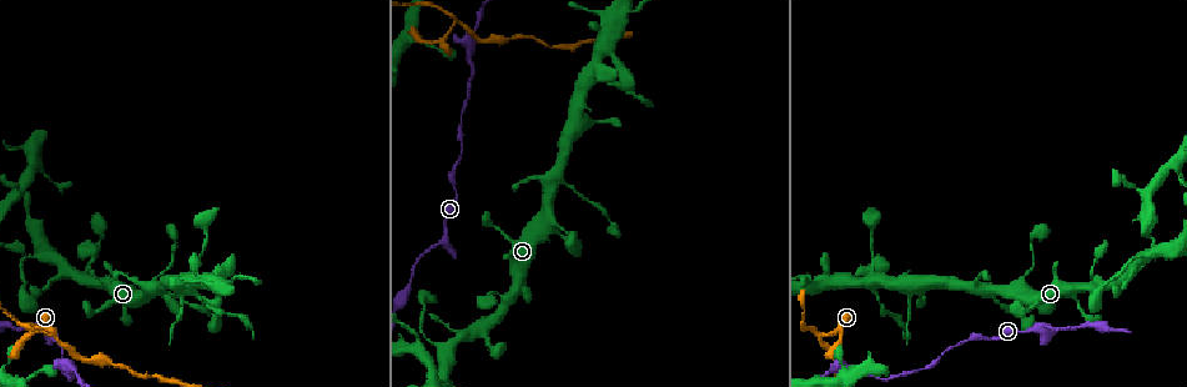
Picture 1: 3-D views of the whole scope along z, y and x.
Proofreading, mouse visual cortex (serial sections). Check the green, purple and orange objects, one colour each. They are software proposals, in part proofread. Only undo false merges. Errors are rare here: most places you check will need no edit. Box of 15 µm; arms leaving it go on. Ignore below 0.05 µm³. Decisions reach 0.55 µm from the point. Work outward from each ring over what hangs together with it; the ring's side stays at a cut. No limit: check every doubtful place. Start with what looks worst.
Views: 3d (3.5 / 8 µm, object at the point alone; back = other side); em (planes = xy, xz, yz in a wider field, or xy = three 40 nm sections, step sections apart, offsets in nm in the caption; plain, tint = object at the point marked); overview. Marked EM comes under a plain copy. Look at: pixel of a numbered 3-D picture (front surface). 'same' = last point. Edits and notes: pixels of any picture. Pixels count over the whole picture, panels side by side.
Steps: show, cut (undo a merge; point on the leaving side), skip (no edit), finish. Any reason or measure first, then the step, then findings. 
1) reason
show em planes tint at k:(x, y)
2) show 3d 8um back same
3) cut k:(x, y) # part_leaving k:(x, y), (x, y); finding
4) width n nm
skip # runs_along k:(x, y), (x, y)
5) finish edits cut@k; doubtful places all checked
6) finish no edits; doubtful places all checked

sharp bend
show 3d 3.5um back at 1:(55, 334)

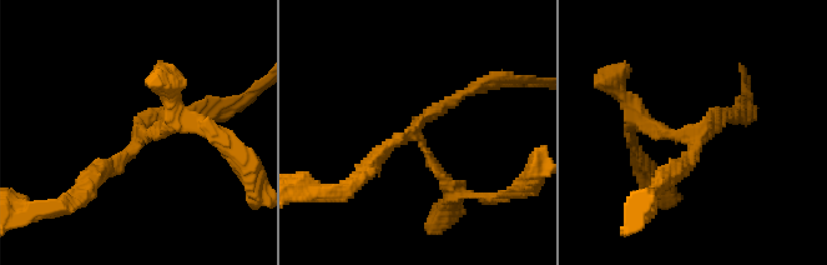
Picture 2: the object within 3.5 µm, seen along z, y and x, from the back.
arms 3; arm_widths 150, 200, 250 nm
show em planes tint at 2:(685, 134)

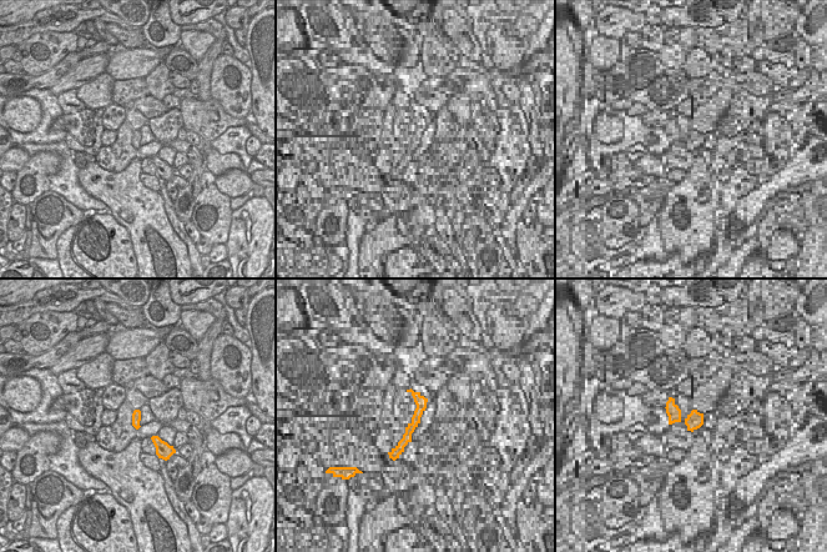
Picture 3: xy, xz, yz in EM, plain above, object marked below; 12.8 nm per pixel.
cut it another way
show em xy step 2 tint same

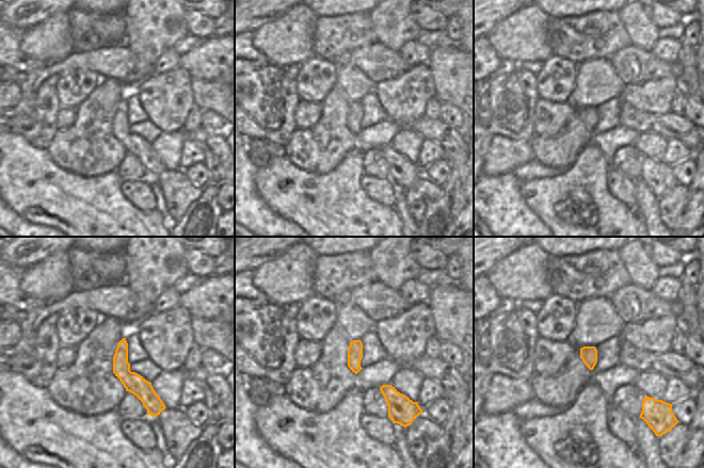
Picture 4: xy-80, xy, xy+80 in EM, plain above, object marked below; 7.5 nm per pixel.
skip # runs_along 2:(172, 101), (172, 118), (87, 183); all the same cell

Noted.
branch point
show em xy step 3 tint at 1:(48, 325)

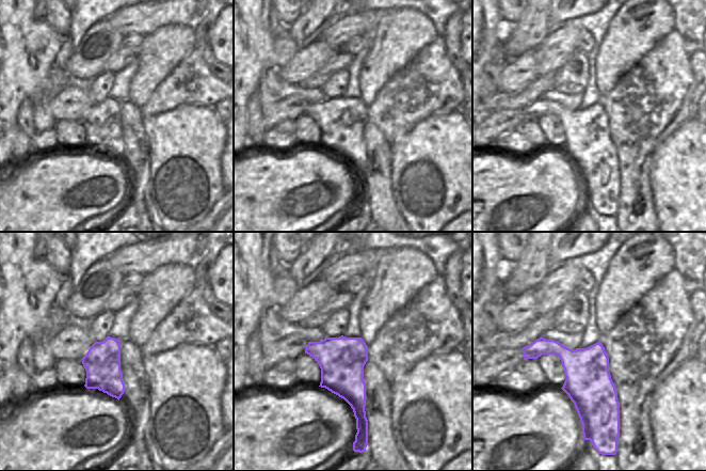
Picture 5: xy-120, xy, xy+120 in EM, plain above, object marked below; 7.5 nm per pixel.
wider look
show 3d 3.5um same

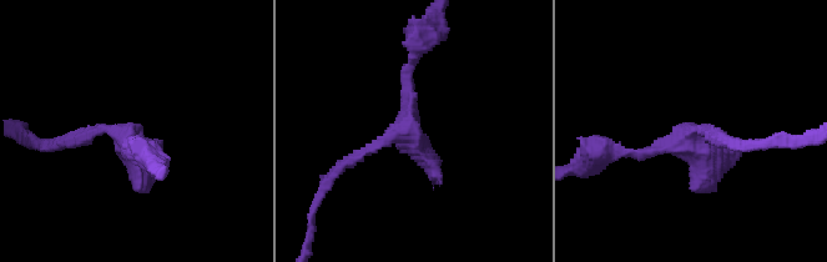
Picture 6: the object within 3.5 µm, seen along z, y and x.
skip # runs_along 6:(418, 45), (407, 125), (341, 167); one cell here

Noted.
a narrow waist
show em xy step 1 tint at 1:(202, 304)

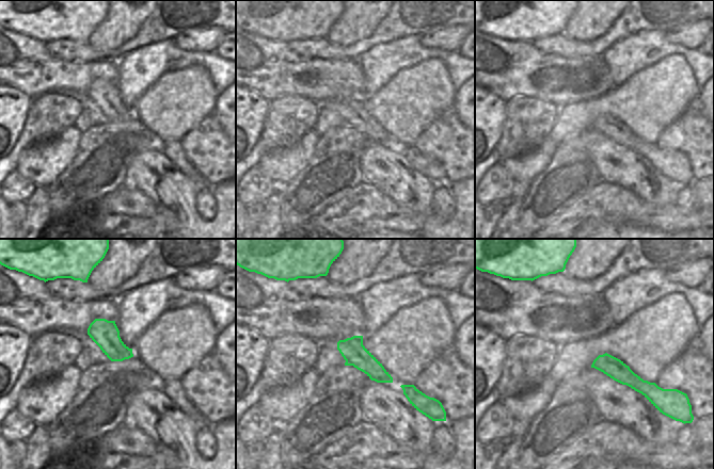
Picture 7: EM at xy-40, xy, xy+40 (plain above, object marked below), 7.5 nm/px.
wider look
show 3d 3.5um same

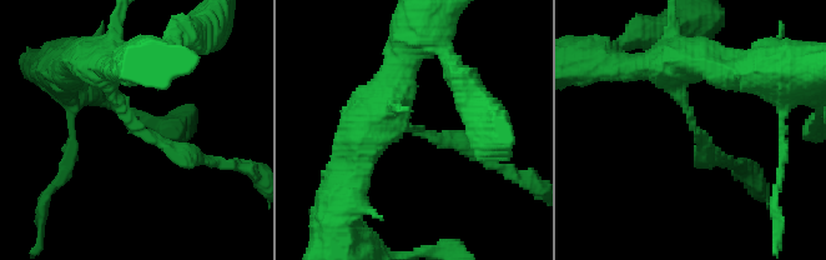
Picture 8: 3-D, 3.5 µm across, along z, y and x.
skip # runs_along 8:(100, 60), (134, 129), (204, 160); all the same cell

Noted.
finish no edits; doubtful places all checked

